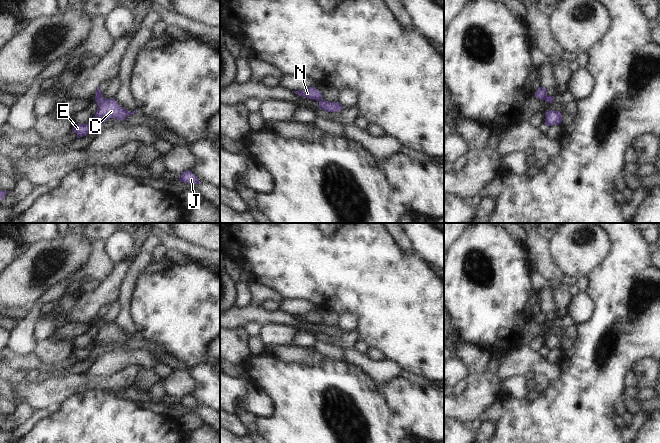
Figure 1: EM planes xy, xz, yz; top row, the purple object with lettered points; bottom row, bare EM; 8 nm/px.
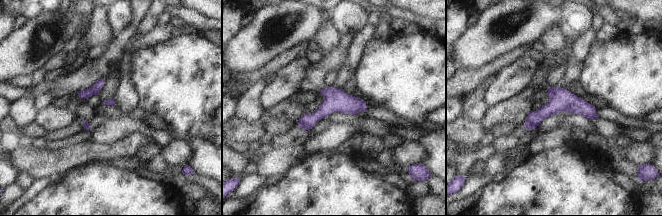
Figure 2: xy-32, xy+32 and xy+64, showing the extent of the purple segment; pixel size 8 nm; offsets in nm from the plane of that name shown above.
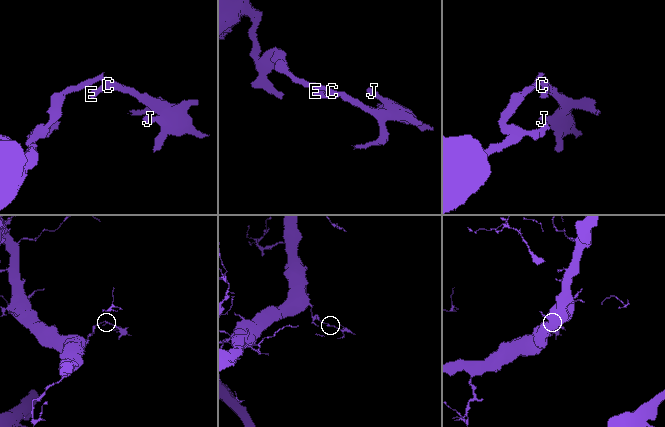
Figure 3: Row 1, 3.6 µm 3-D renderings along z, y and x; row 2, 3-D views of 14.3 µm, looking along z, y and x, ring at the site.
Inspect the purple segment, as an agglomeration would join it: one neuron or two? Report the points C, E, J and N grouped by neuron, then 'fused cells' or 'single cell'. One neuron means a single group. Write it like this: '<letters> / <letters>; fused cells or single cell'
C E J / N; fused cells

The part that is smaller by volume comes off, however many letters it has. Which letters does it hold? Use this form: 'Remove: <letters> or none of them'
Remove: C, E, J

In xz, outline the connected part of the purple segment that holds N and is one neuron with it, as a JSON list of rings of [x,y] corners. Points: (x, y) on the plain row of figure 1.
[[[310,311],[304,314],[297,314],[294,315],[297,319],[307,322],[307,323],[311,323],[311,324],[316,324],[316,325],[322,325],[322,319],[321,316],[316,313],[315,311]]]

